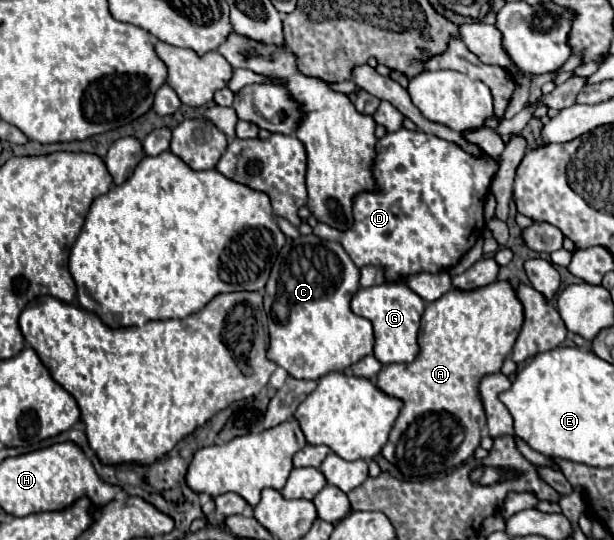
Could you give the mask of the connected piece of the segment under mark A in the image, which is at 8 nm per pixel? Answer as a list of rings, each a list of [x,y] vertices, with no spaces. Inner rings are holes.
[[[479,259],[471,269],[455,275],[451,279],[453,289],[447,291],[441,299],[427,303],[425,307],[419,329],[419,355],[415,361],[385,365],[377,377],[377,387],[383,393],[399,397],[403,401],[403,409],[389,433],[389,441],[385,443],[381,455],[391,465],[395,465],[405,479],[411,479],[411,465],[413,479],[439,477],[443,473],[449,473],[457,465],[465,463],[479,447],[481,431],[485,427],[485,411],[477,393],[479,381],[487,373],[497,373],[501,369],[523,325],[523,307],[515,297],[513,287],[507,281],[497,281],[497,271],[499,265],[493,259]]]

